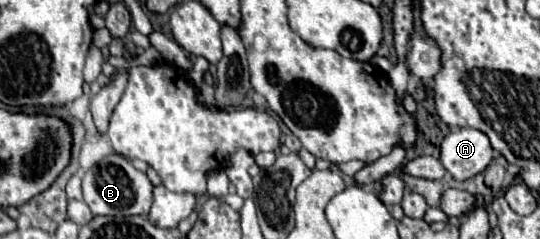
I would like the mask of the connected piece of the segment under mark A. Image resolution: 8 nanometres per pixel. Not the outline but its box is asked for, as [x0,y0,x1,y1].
[441,129,493,181]

